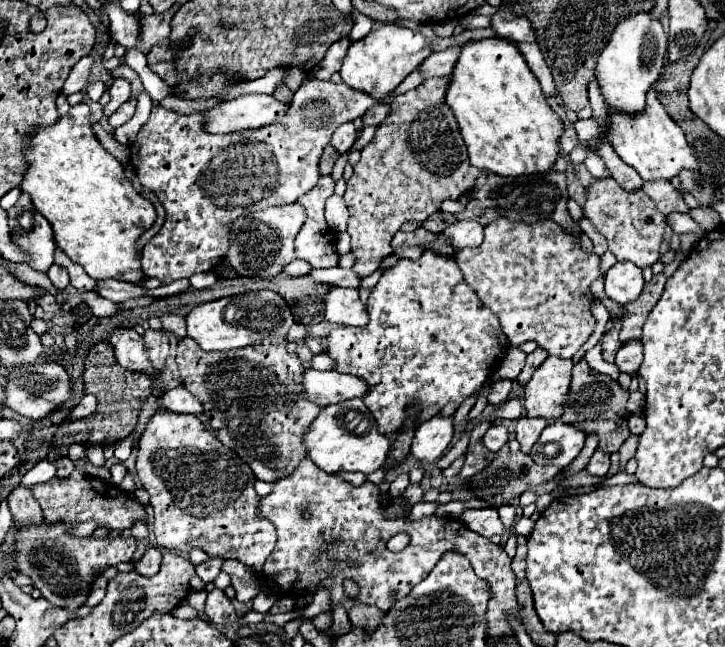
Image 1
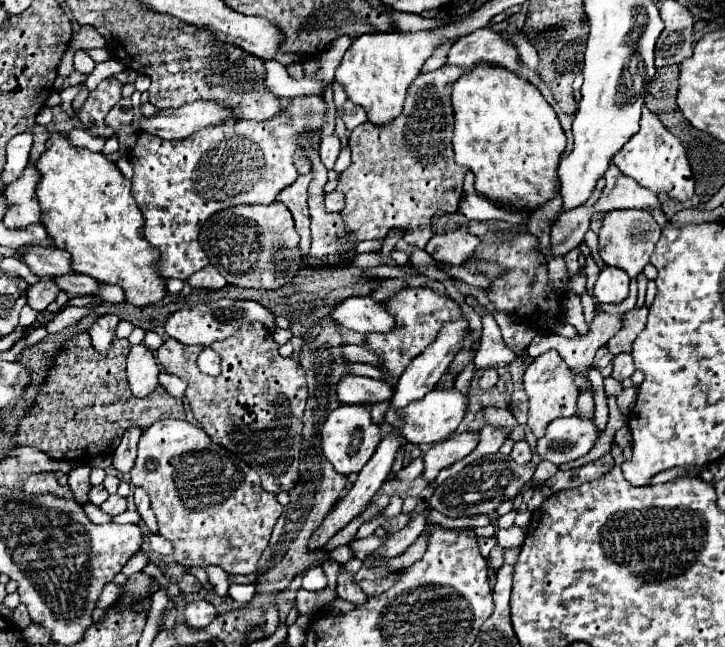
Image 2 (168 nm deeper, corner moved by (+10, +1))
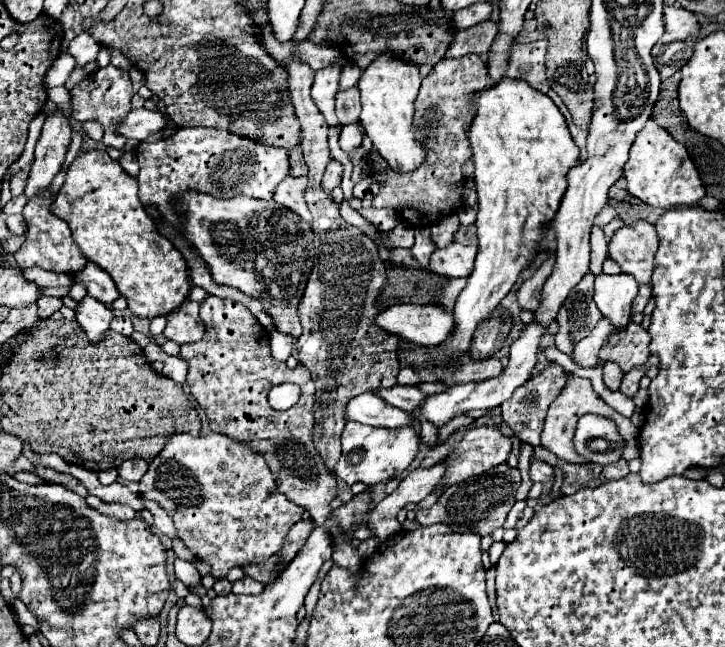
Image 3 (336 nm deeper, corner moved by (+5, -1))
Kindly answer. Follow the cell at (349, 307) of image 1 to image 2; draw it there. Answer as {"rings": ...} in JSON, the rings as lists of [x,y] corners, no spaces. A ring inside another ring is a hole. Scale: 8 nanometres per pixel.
{"rings":[[[350,297],[336,305],[330,315],[338,325],[360,333],[386,333],[394,329],[392,315],[384,309],[384,303],[372,297]]]}

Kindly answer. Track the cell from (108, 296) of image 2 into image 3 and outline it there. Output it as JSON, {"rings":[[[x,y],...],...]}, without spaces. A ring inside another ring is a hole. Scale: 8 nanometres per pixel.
{"rings":[[[87,263],[83,269],[69,273],[69,275],[75,283],[79,283],[87,289],[89,297],[101,301],[103,305],[111,305],[119,297],[119,291],[117,291],[113,279],[95,263]]]}

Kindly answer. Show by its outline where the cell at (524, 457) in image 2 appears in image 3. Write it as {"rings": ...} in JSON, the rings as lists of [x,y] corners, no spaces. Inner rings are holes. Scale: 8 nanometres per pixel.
{"rings":[[[531,459],[531,465],[529,465],[529,477],[531,481],[547,481],[551,479],[553,475],[553,467],[549,467],[545,461],[539,461],[539,459]]]}

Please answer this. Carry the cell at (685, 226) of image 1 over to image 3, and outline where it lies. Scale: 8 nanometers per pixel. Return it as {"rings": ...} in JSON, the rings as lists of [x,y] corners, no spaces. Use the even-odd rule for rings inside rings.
{"rings":[[[549,255],[549,259],[545,259],[541,263],[541,267],[533,273],[531,279],[523,281],[523,285],[517,289],[517,301],[519,301],[519,307],[521,309],[529,309],[529,311],[535,311],[541,303],[541,291],[543,291],[543,285],[547,281],[547,275],[551,275],[553,267],[555,267],[555,259],[557,255]]]}

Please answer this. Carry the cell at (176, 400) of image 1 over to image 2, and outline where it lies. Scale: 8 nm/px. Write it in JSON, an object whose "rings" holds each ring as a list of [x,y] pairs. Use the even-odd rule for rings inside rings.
{"rings":[[[164,369],[160,371],[158,381],[160,381],[160,385],[164,385],[164,387],[168,389],[168,393],[172,393],[174,397],[182,397],[182,395],[184,395],[184,391],[186,391],[186,381],[184,381],[184,379],[180,379],[180,377],[176,377],[176,375],[166,373]]]}

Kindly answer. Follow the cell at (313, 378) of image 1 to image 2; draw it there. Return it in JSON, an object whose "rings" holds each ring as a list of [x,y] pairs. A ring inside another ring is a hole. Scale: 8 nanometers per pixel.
{"rings":[[[348,375],[348,377],[342,377],[336,393],[338,393],[338,399],[346,405],[360,405],[360,403],[372,405],[376,401],[390,401],[394,389],[388,389],[384,381]]]}

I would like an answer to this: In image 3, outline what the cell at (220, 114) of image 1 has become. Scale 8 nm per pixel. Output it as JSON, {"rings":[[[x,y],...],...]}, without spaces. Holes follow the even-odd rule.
{"rings":[[[131,109],[131,113],[125,117],[125,121],[119,125],[119,133],[137,141],[145,141],[151,135],[163,133],[169,127],[169,119],[161,111],[149,111],[149,109]]]}

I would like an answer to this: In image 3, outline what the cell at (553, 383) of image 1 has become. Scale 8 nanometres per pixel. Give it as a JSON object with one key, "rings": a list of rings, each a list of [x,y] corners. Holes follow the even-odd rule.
{"rings":[[[565,371],[565,387],[561,389],[561,393],[557,395],[557,399],[555,399],[555,401],[549,405],[549,409],[547,409],[545,427],[543,427],[543,433],[541,433],[541,445],[543,445],[545,449],[549,449],[551,453],[555,453],[555,455],[557,455],[559,459],[563,459],[563,461],[569,461],[569,463],[587,463],[587,461],[583,461],[583,459],[573,451],[573,443],[571,443],[573,431],[575,431],[575,423],[577,423],[577,419],[579,419],[581,415],[585,415],[585,413],[609,417],[609,419],[617,425],[617,429],[619,429],[621,437],[625,439],[625,443],[631,443],[631,441],[637,439],[639,429],[633,427],[633,423],[631,423],[627,417],[619,415],[619,413],[617,413],[615,409],[611,409],[603,399],[599,399],[597,393],[593,391],[589,379],[581,379],[581,377],[577,377],[577,375],[569,373],[569,371]]]}

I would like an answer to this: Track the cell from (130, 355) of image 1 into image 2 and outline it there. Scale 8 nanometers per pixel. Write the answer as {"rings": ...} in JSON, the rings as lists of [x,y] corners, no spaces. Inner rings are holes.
{"rings":[[[108,315],[108,317],[100,317],[96,319],[88,333],[90,333],[90,339],[92,339],[92,347],[96,347],[98,353],[106,355],[108,353],[108,347],[112,345],[112,339],[116,337],[116,325],[118,325],[118,317],[116,315]]]}

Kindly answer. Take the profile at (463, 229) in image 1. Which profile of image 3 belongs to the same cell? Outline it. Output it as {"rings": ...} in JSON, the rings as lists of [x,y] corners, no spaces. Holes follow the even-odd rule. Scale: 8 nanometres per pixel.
{"rings":[[[451,243],[445,249],[435,249],[431,255],[429,271],[443,277],[467,277],[473,271],[475,253],[479,247]]]}

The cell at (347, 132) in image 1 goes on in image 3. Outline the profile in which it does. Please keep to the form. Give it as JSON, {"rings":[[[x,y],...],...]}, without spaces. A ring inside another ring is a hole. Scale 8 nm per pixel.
{"rings":[[[331,159],[327,165],[327,171],[325,171],[325,177],[323,177],[325,191],[331,193],[341,183],[341,175],[343,175],[343,165],[337,159]]]}

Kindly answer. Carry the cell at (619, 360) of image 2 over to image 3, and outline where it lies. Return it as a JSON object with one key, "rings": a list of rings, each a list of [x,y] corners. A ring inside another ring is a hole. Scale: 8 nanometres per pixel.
{"rings":[[[649,357],[647,359],[647,363],[645,365],[639,365],[639,367],[633,367],[629,373],[625,373],[623,375],[623,381],[621,381],[621,393],[625,393],[627,397],[633,397],[635,393],[637,393],[637,389],[639,389],[639,381],[641,381],[641,377],[647,373],[647,369],[649,367],[653,367],[657,363],[657,357]]]}

